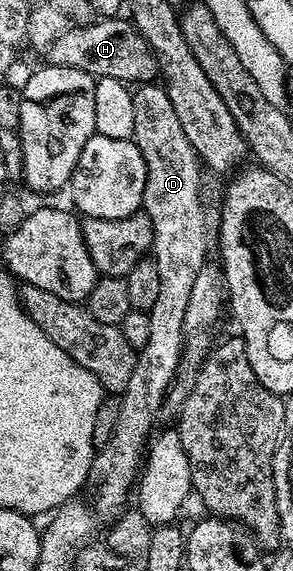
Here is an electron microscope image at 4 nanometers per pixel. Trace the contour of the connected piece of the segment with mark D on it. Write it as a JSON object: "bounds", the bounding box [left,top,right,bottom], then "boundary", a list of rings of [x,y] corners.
{"bounds":[90,83,210,519],"boundary":[[[144,83],[132,93],[134,105],[134,131],[132,137],[135,140],[136,146],[142,151],[142,159],[146,163],[146,187],[144,188],[144,204],[142,206],[143,212],[150,215],[150,223],[154,227],[154,239],[152,240],[152,247],[150,250],[151,256],[154,258],[156,266],[158,267],[158,299],[154,299],[154,307],[147,310],[148,318],[150,319],[150,340],[146,343],[146,347],[142,347],[136,354],[136,362],[134,363],[134,371],[130,371],[130,383],[126,383],[126,391],[119,398],[120,410],[116,413],[116,422],[112,425],[112,438],[105,443],[104,446],[99,446],[98,452],[92,458],[92,471],[90,474],[91,480],[96,480],[96,494],[90,497],[90,505],[94,510],[97,518],[110,517],[109,519],[120,518],[124,514],[126,506],[129,504],[128,492],[133,492],[134,486],[138,481],[138,474],[142,469],[142,462],[146,457],[146,450],[150,445],[150,438],[153,436],[152,424],[156,421],[156,416],[160,413],[160,408],[164,405],[164,397],[169,396],[170,390],[173,388],[174,382],[172,380],[176,377],[176,372],[180,369],[180,356],[186,353],[186,342],[184,339],[184,320],[186,319],[186,305],[190,303],[190,291],[194,288],[194,278],[197,277],[198,271],[202,271],[202,267],[206,264],[206,258],[209,256],[210,250],[206,247],[206,227],[204,226],[204,216],[202,215],[202,203],[200,202],[200,179],[202,176],[202,162],[197,156],[194,147],[191,146],[190,140],[186,137],[182,126],[179,122],[177,112],[174,111],[174,106],[170,103],[170,95],[163,84],[160,83]]]}

